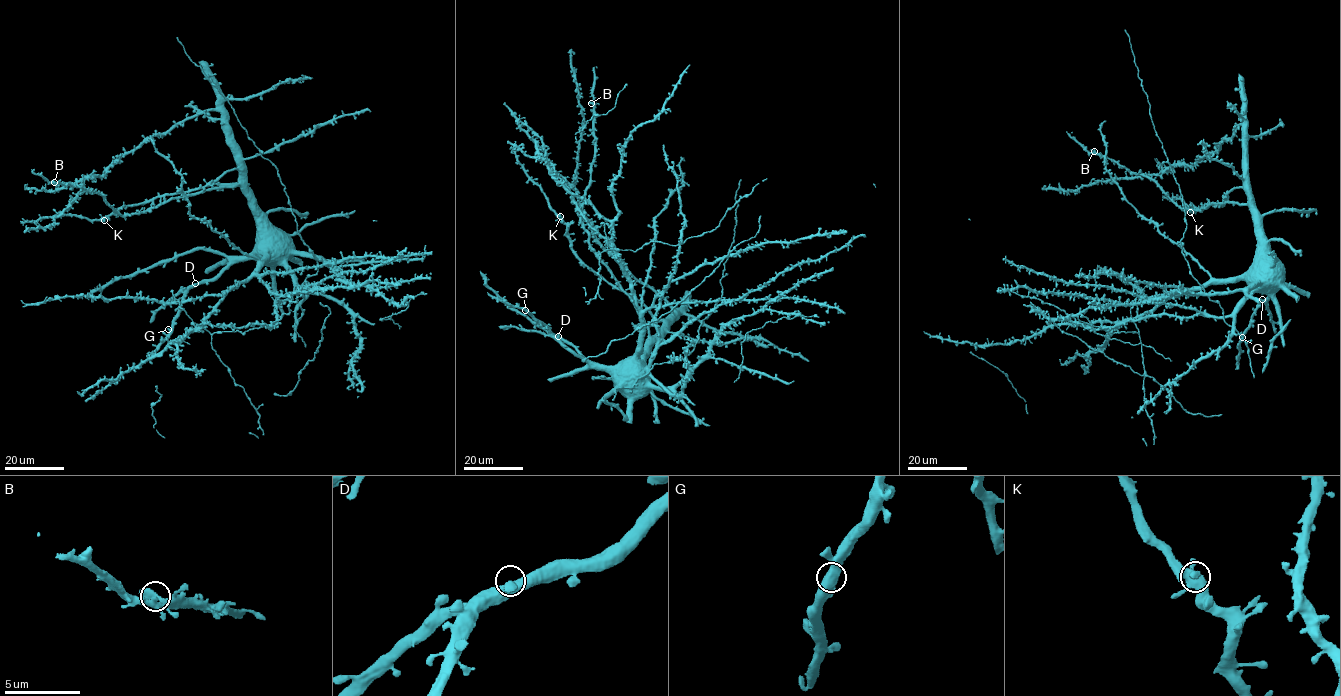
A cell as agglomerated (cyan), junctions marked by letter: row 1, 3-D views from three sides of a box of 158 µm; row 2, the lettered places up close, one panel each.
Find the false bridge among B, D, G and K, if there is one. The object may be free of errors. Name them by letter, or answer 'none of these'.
none of these

